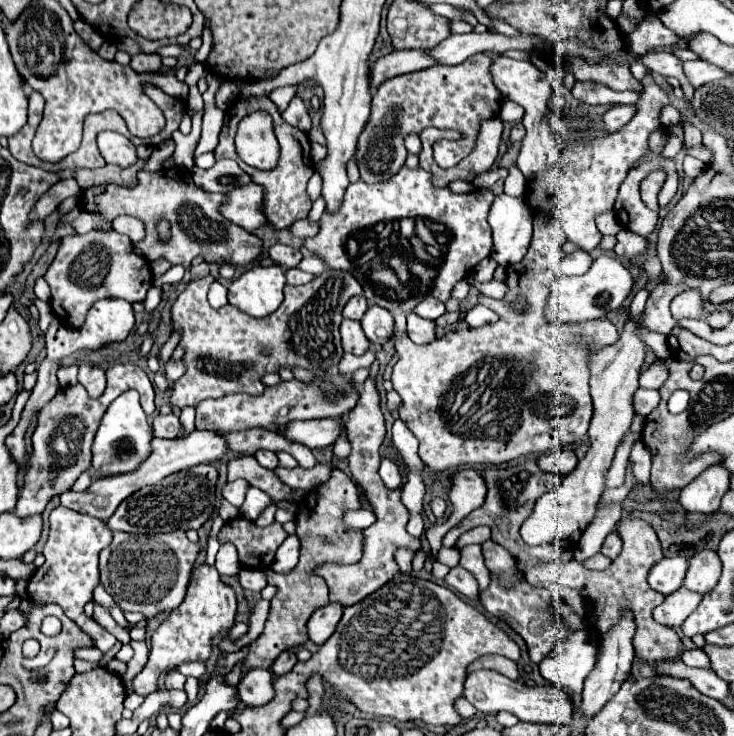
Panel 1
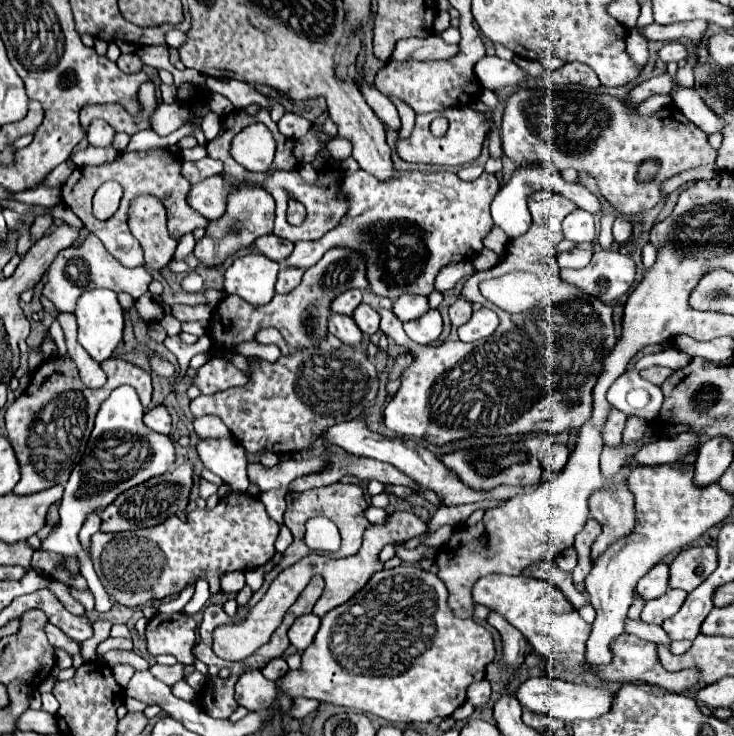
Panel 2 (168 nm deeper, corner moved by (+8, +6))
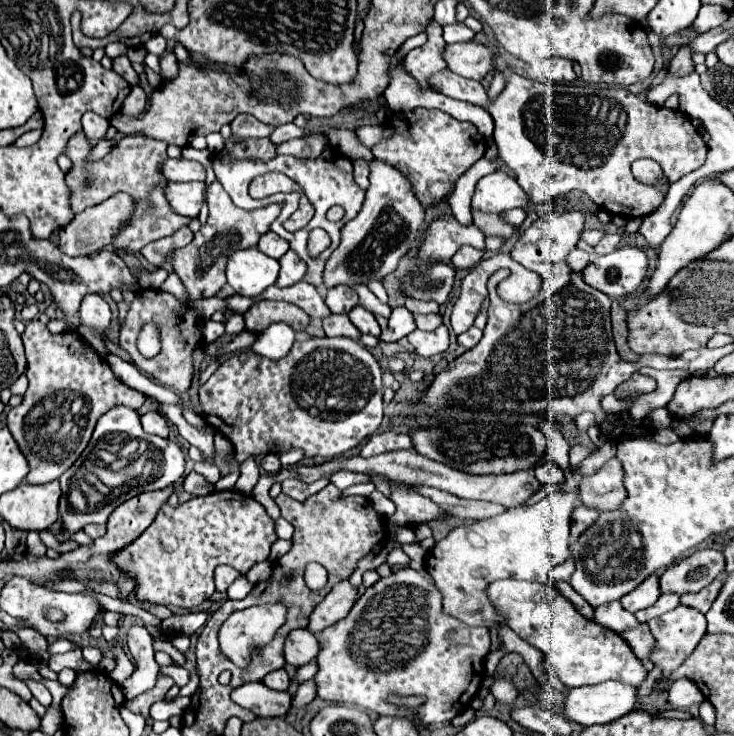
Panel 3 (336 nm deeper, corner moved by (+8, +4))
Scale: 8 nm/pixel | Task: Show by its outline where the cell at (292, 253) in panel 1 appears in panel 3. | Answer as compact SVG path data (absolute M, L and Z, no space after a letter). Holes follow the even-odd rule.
M266 232L264 236L260 236L258 240L258 250L264 252L270 258L282 258L288 252L288 242L284 242L280 236L276 236L274 232Z

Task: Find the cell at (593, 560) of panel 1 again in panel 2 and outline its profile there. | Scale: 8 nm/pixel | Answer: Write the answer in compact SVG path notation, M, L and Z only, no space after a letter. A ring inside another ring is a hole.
M568 548L568 550L560 552L558 558L556 558L556 564L560 566L560 570L572 572L572 570L576 568L576 564L578 564L578 554L576 554L576 550L574 550L574 548Z

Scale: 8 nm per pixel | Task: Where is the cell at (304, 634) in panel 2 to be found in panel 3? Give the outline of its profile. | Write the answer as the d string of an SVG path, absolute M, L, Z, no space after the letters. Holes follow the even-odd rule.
M306 628L294 630L286 638L286 644L284 644L286 664L300 668L300 666L308 664L310 660L314 660L316 656L318 656L318 642L310 630L306 630Z

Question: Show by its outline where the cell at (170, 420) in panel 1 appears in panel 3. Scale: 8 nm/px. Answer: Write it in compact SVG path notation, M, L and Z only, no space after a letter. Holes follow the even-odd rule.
M146 412L140 416L140 422L142 422L142 428L148 432L148 434L156 434L160 438L168 438L168 422L166 418L160 414L160 412Z

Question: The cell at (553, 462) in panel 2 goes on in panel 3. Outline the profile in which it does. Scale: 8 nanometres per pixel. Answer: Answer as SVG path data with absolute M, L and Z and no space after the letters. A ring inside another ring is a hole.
M554 462L538 466L538 468L536 468L536 478L538 478L544 486L560 486L560 484L564 484L564 480L566 480L562 468L556 466Z

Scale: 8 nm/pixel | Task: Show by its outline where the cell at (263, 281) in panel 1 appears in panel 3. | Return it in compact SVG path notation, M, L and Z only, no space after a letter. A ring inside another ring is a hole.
M246 248L230 254L226 278L240 296L256 296L276 282L278 270L278 260L262 254L258 248Z

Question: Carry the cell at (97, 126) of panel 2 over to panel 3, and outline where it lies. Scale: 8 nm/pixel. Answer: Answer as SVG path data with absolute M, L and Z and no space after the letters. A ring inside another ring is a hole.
M86 112L86 114L82 116L82 130L84 130L86 138L88 138L92 144L100 142L100 140L104 138L104 134L106 134L108 128L110 128L110 122L108 122L106 118L98 116L96 112Z

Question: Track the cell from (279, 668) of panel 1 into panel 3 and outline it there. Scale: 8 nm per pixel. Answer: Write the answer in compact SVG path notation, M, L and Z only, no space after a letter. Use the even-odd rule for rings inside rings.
M280 668L280 670L274 670L272 674L268 674L268 676L264 678L264 684L266 684L270 690L288 690L290 678L288 678L286 670Z

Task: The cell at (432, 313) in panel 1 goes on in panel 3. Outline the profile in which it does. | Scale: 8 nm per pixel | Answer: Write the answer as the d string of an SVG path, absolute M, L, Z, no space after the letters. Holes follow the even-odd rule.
M394 308L388 318L388 328L384 332L380 332L378 340L380 342L398 342L400 338L408 336L414 328L416 326L414 326L412 312L408 312L406 308Z

